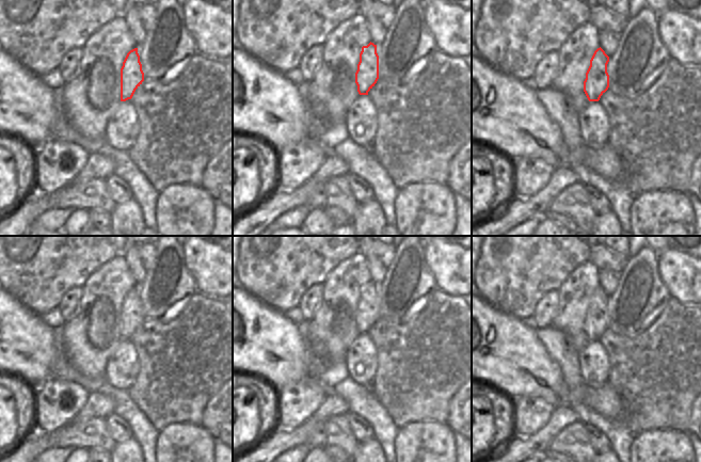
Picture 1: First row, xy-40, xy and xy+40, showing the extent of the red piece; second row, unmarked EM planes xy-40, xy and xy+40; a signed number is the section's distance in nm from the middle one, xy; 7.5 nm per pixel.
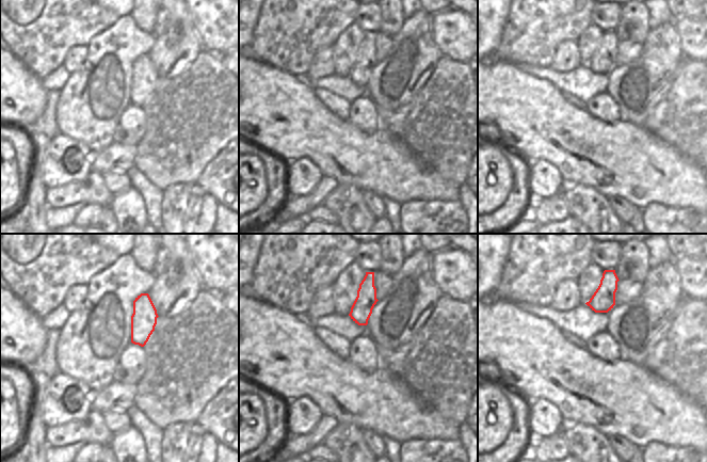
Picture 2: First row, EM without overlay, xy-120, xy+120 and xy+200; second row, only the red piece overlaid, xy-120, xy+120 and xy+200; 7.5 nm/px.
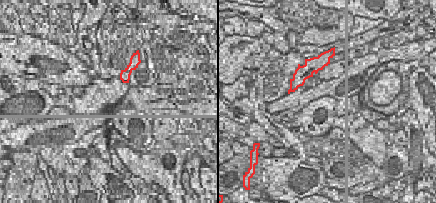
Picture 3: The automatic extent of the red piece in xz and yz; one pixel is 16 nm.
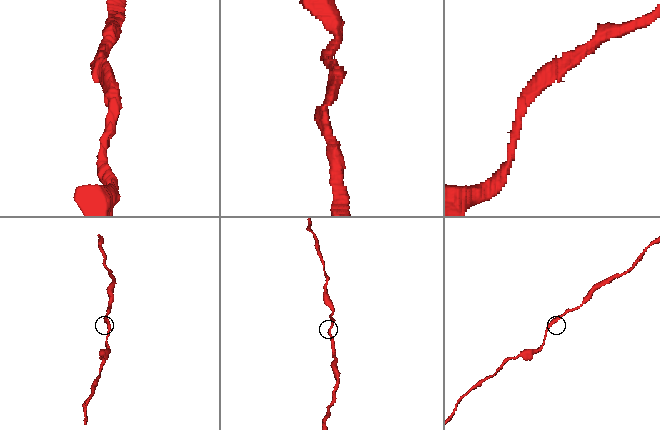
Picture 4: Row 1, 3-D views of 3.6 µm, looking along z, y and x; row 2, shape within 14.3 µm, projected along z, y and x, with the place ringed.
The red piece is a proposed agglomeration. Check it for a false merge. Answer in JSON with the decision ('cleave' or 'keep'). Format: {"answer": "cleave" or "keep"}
{"answer": "keep"}

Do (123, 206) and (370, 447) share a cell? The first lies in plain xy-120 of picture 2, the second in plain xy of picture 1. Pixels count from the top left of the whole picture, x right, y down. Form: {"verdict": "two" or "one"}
{"verdict": "one"}

